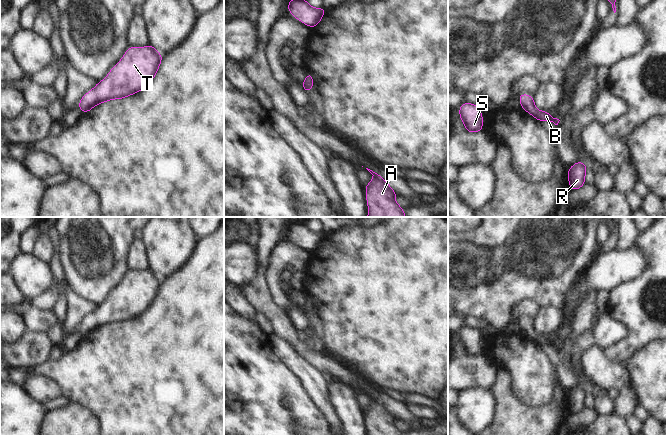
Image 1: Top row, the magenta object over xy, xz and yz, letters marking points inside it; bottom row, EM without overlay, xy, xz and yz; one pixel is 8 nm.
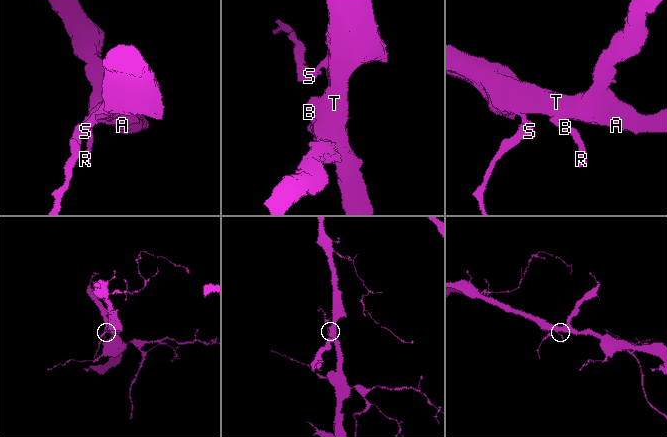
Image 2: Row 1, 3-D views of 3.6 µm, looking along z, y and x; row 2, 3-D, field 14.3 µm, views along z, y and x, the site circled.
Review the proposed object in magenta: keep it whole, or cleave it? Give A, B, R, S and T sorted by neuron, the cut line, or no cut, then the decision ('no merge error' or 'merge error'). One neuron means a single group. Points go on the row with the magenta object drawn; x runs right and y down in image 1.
A B R S T | no cut | no merge error

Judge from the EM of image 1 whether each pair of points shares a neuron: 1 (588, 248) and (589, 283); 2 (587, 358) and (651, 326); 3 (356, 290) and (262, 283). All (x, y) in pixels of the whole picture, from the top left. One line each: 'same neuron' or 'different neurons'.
1: different neurons
2: different neurons
3: different neurons

